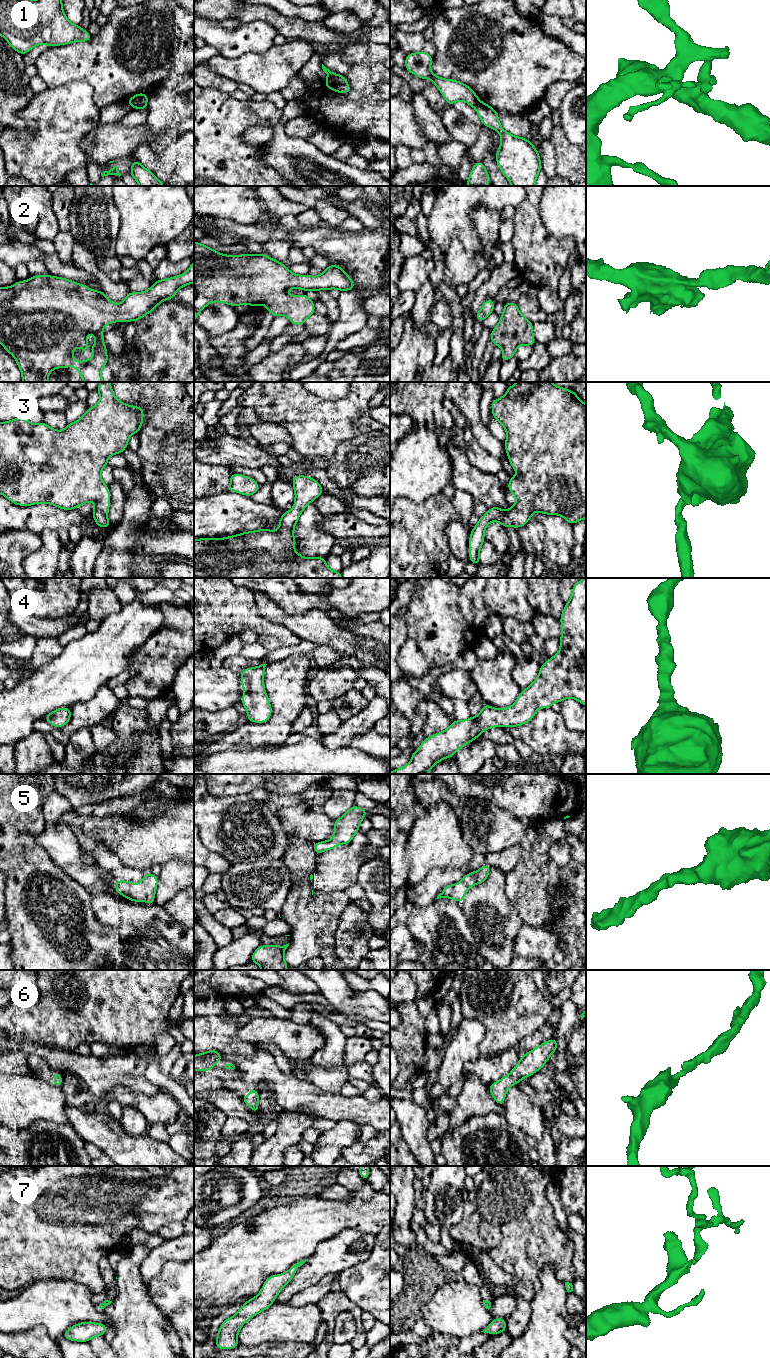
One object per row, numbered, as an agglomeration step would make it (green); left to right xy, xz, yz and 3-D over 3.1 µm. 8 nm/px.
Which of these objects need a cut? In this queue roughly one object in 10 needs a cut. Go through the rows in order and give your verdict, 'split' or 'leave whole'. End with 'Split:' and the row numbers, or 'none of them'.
1: split
2: leave whole
3: leave whole
4: leave whole
5: leave whole
6: leave whole
7: leave whole
Split: 1

